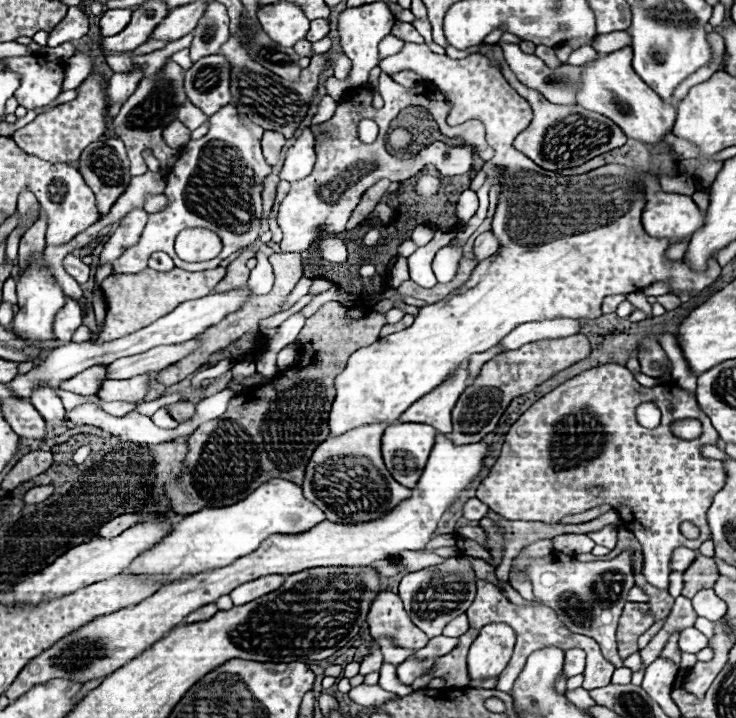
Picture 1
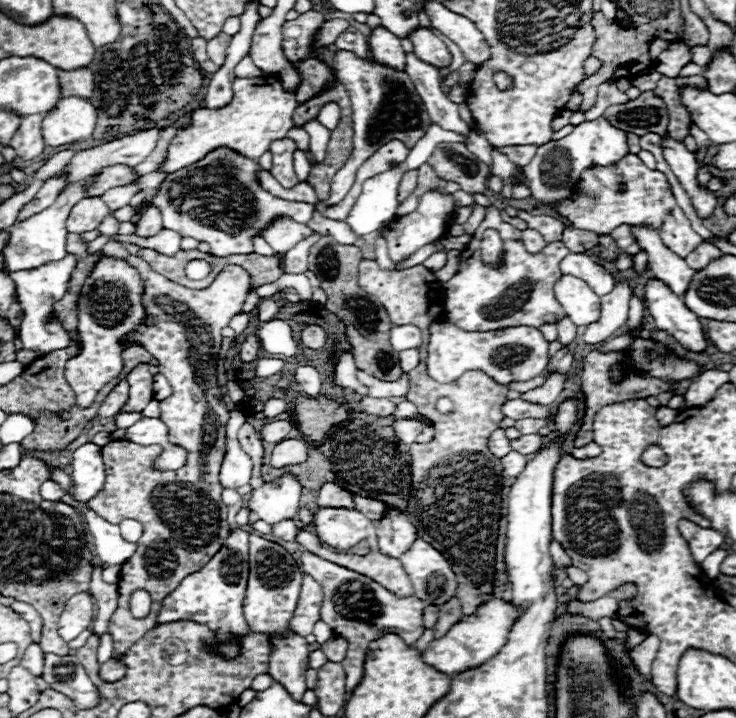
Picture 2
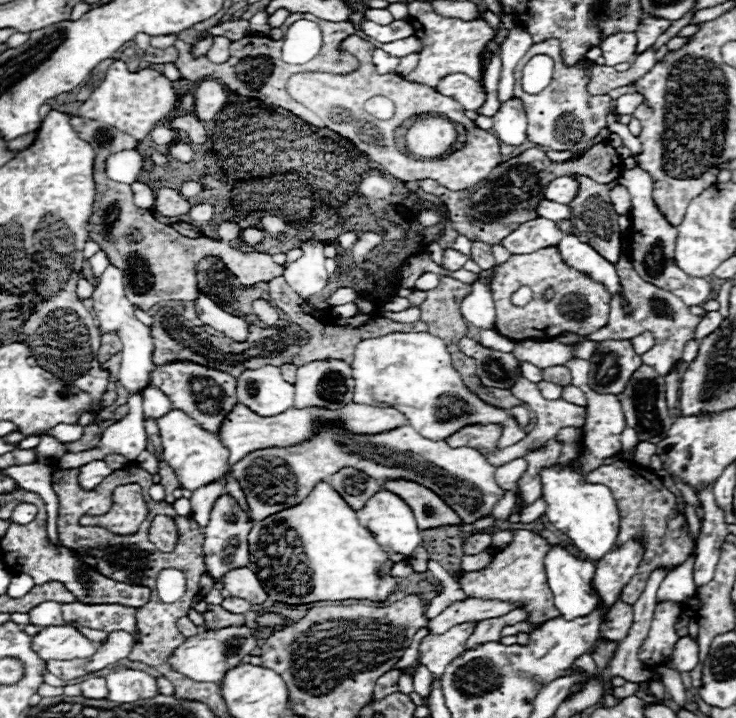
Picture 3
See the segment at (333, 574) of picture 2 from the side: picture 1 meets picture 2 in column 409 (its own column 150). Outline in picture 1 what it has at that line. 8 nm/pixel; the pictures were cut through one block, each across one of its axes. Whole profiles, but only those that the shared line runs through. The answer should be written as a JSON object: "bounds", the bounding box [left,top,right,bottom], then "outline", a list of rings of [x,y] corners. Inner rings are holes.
{"bounds":[6,434,488,700],"outline":[[[436,434],[436,444],[426,462],[426,468],[412,488],[412,496],[402,500],[394,510],[384,514],[382,518],[360,522],[360,524],[334,524],[324,520],[314,528],[302,534],[272,534],[268,536],[258,550],[248,556],[238,558],[236,562],[212,568],[206,572],[192,574],[182,580],[174,580],[164,584],[154,596],[142,600],[136,606],[128,606],[96,620],[90,620],[76,632],[70,632],[54,646],[32,658],[18,674],[18,678],[8,686],[6,696],[16,700],[24,692],[28,692],[34,684],[42,684],[52,678],[74,680],[86,684],[96,678],[104,678],[112,674],[116,668],[130,662],[134,656],[144,652],[150,644],[160,640],[170,628],[180,624],[194,610],[216,602],[220,596],[230,594],[236,586],[268,576],[268,574],[296,574],[306,568],[316,566],[370,566],[376,560],[388,560],[390,556],[398,556],[406,550],[418,552],[426,548],[432,540],[432,534],[438,526],[440,516],[460,498],[464,490],[468,490],[470,482],[480,474],[484,460],[488,456],[488,444],[464,444],[462,448],[450,444],[442,434]]]}

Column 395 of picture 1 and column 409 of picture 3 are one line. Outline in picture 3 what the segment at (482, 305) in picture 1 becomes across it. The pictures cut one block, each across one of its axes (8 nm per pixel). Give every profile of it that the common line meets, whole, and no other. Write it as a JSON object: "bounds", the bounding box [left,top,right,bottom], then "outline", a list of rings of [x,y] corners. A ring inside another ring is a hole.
{"bounds":[352,332,528,448],"outline":[[[428,332],[388,334],[382,338],[362,340],[356,346],[352,376],[356,382],[356,404],[396,408],[424,438],[430,440],[446,440],[470,424],[498,424],[502,428],[500,448],[508,448],[528,434],[506,410],[494,408],[484,400],[478,400],[478,396],[472,396],[472,392],[462,384],[458,372],[452,368],[446,344]]]}

